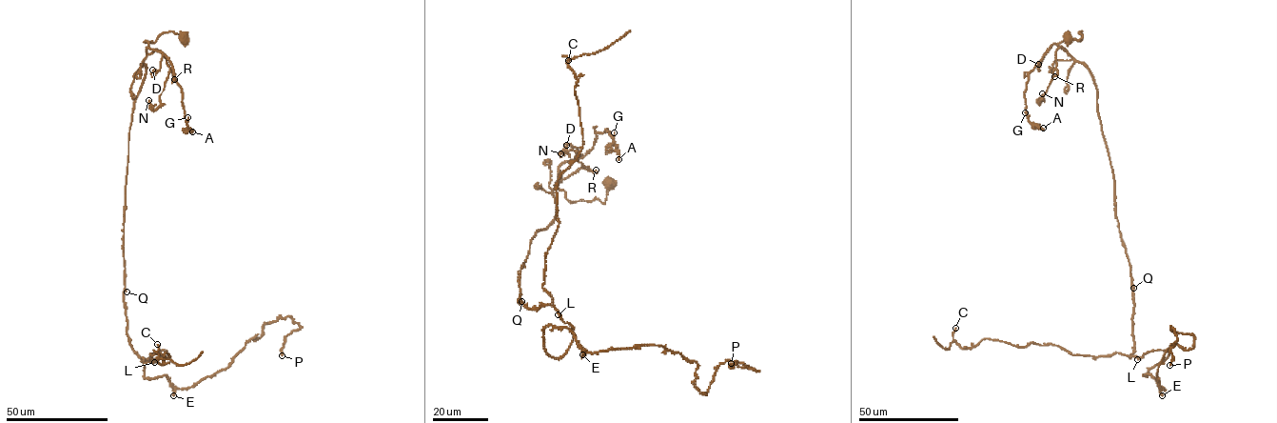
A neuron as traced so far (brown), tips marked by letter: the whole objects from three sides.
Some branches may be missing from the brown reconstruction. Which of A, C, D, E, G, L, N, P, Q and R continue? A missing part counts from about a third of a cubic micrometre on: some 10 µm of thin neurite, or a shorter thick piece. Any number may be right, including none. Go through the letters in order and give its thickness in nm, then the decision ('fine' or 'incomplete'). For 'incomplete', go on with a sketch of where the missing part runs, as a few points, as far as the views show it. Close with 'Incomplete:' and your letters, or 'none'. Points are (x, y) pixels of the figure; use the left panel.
A: calibre 150 nm; fine
C: calibre 320 nm; fine
D: calibre 240 nm; fine
E: calibre 440 nm; fine
G: calibre 150 nm; fine
L: calibre 170 nm; fine
N: calibre 220 nm; fine
P: calibre 550 nm; fine
Q: calibre 400 nm; fine
R: calibre 150 nm; fine
Incomplete: none

